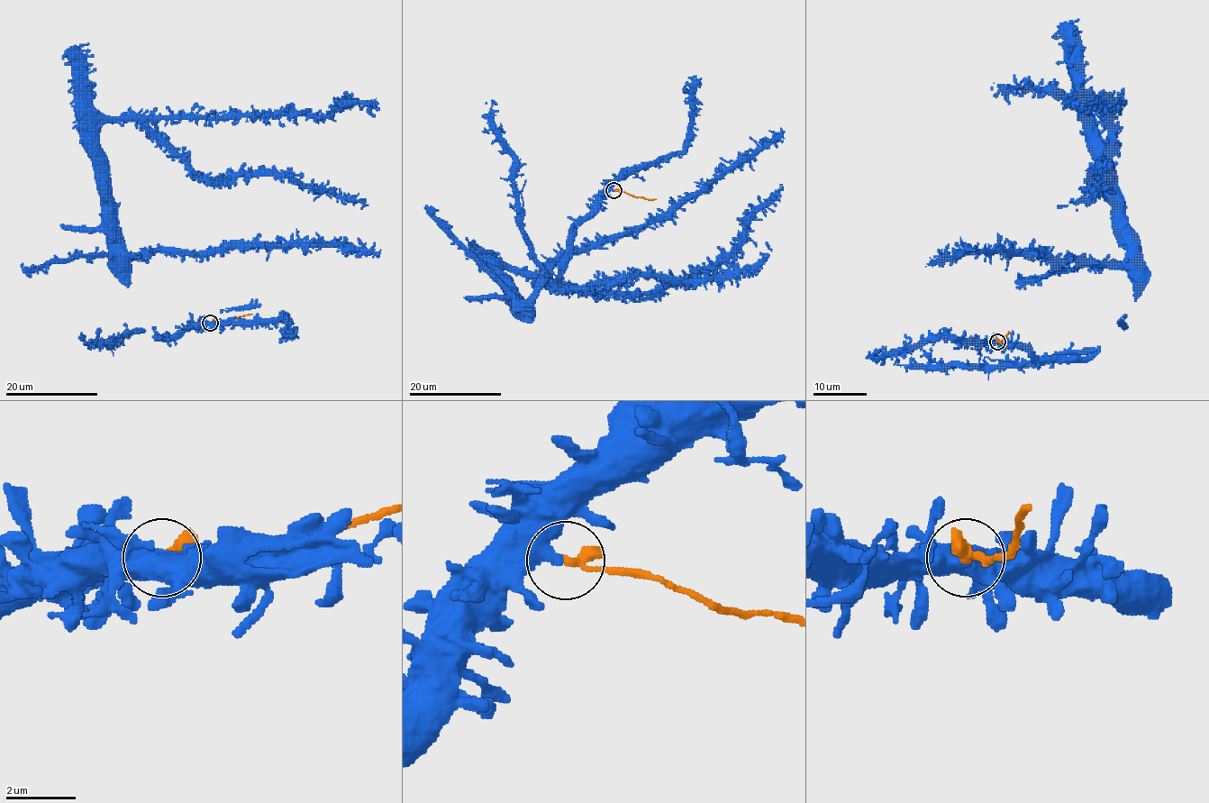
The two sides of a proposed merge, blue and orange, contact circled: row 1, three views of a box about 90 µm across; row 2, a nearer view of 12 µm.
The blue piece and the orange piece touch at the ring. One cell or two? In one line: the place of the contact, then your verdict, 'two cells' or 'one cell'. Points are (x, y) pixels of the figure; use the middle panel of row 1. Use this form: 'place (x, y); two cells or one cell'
place (613, 190); two cells

